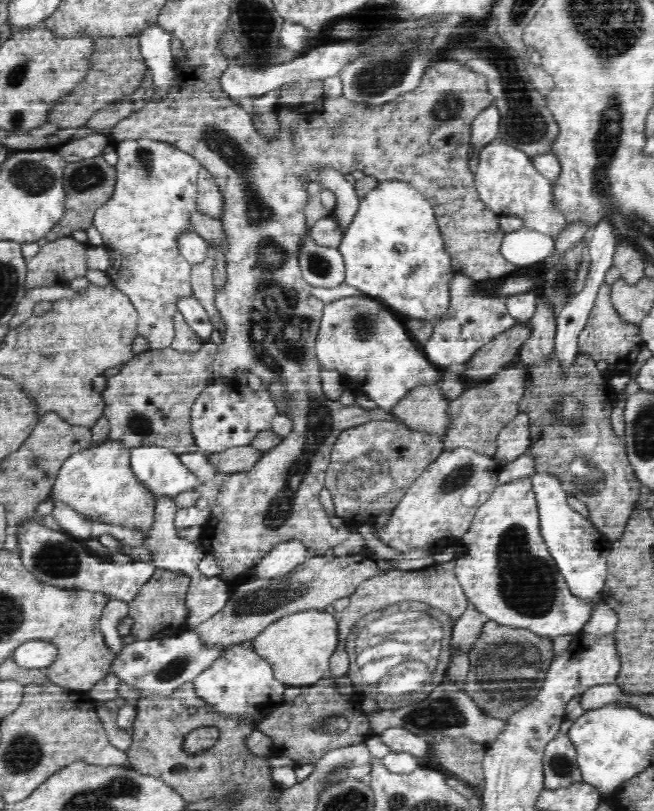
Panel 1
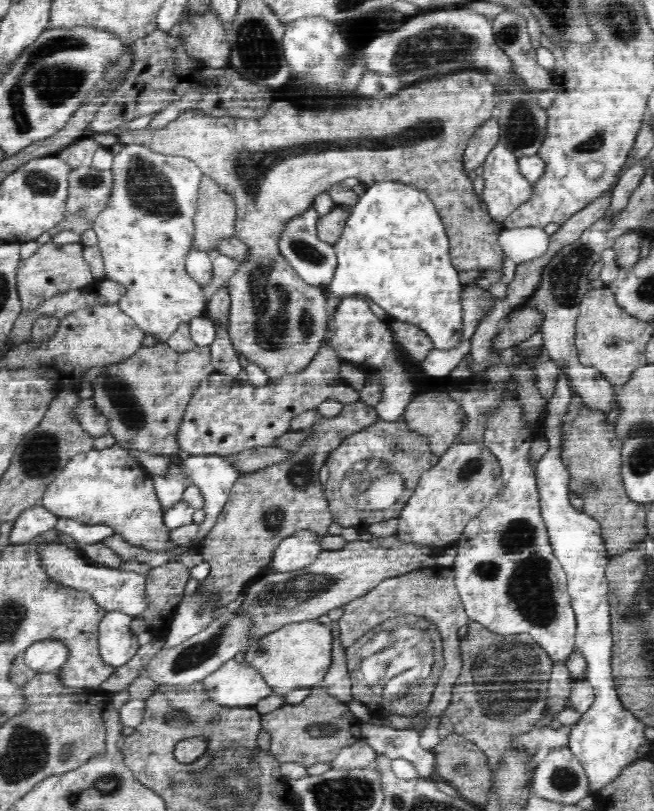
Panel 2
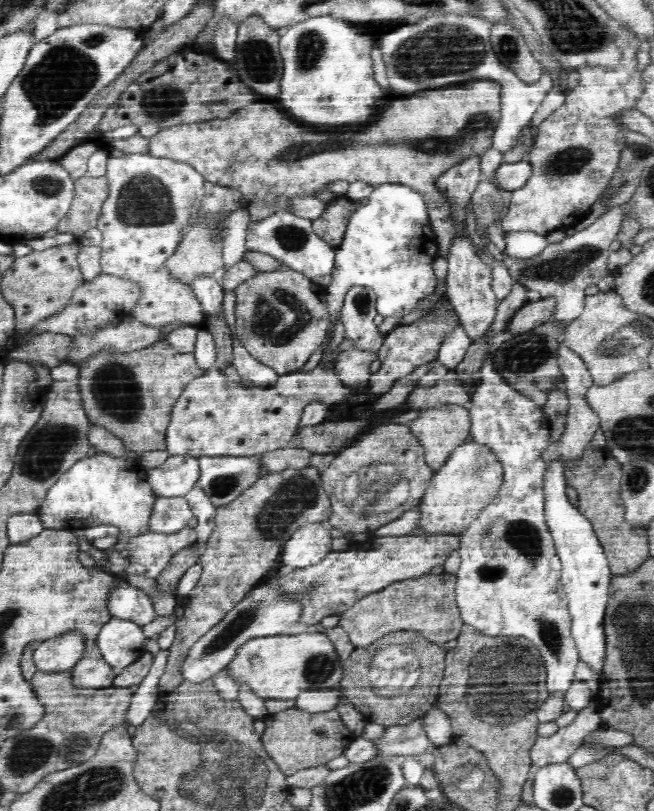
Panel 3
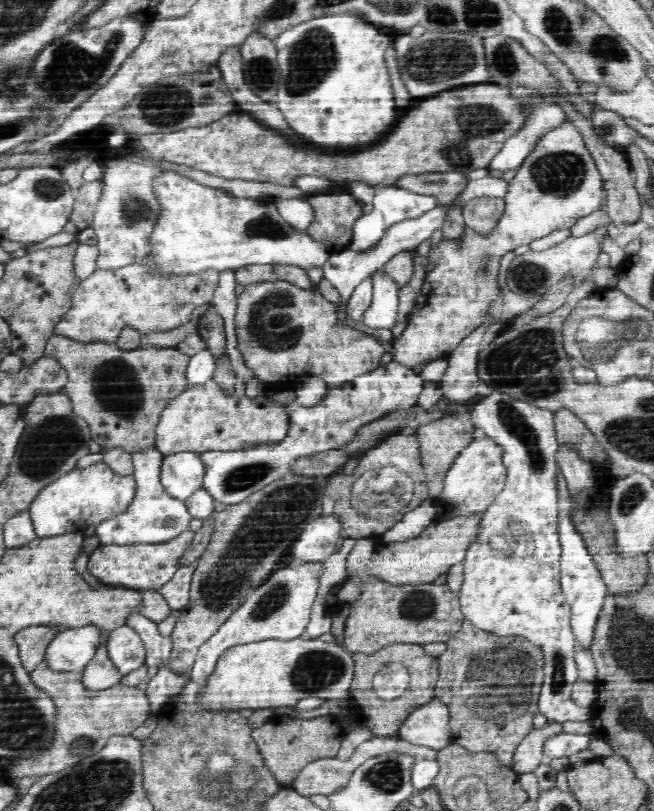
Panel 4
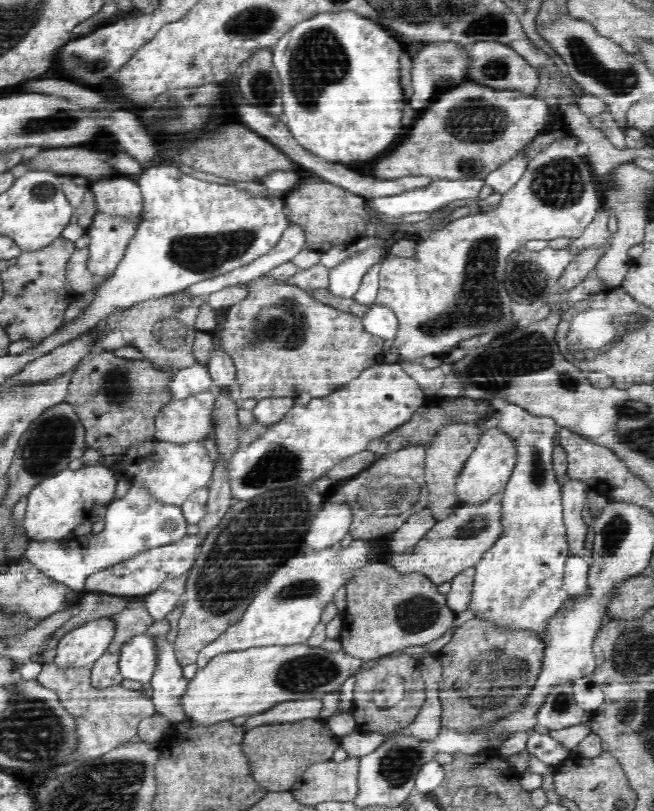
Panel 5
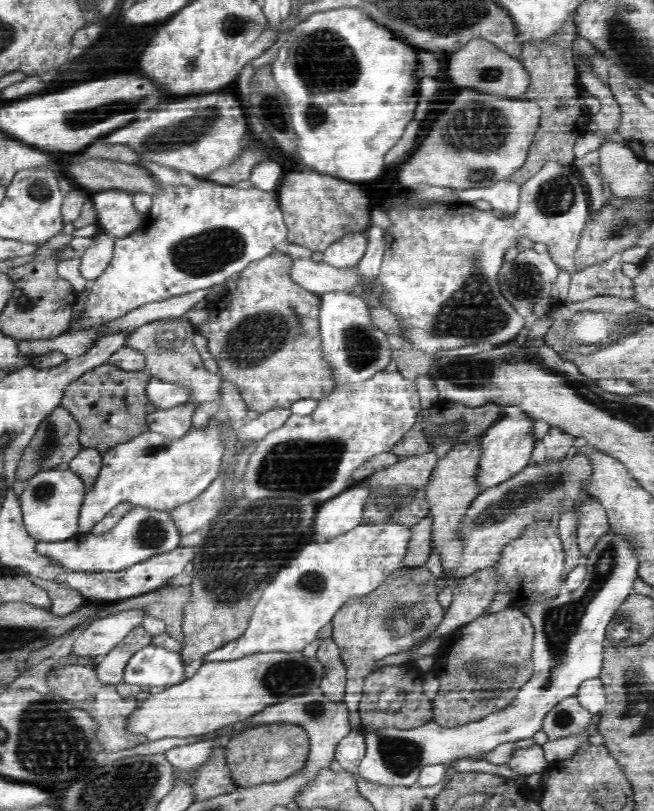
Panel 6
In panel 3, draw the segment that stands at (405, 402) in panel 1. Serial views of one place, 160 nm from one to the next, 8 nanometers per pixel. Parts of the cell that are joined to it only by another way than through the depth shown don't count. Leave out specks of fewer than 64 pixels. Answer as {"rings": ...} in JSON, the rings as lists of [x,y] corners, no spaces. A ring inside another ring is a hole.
{"rings":[[[442,405],[418,411],[421,414],[410,426],[411,432],[425,448],[426,465],[430,466],[430,469],[436,474],[442,469],[451,452],[458,448],[458,445],[466,443],[466,438],[470,435],[471,430],[471,415],[467,406],[462,405]]]}

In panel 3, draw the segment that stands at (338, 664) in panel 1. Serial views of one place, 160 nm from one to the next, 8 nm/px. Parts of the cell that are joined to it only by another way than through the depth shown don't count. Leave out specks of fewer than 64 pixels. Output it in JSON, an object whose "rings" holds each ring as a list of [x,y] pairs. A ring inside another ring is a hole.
{"rings":[[[443,572],[439,575],[423,573],[422,576],[394,581],[386,588],[366,594],[355,601],[346,612],[339,614],[339,625],[348,634],[350,642],[362,651],[382,636],[399,629],[417,629],[422,636],[443,646],[455,639],[464,626],[455,597],[457,575]],[[423,716],[414,722],[385,727],[384,734],[373,742],[377,751],[392,754],[396,759],[407,756],[417,757],[430,750],[430,741],[422,726]]]}

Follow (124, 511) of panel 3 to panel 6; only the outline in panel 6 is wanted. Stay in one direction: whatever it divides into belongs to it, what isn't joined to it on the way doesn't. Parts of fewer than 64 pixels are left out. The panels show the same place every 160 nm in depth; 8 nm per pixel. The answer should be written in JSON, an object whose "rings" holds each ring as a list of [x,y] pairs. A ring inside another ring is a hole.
{"rings":[[[70,470],[39,471],[33,479],[25,483],[25,489],[19,496],[23,523],[28,535],[37,542],[46,543],[69,540],[79,534],[79,516],[86,492],[82,478]]]}

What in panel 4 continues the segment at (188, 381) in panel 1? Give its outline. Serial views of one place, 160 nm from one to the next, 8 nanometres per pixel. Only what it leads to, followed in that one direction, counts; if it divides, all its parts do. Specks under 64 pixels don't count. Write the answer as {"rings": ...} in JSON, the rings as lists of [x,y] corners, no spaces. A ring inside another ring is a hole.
{"rings":[[[55,334],[48,339],[44,354],[54,357],[58,361],[59,366],[65,368],[68,373],[68,382],[63,386],[63,390],[73,405],[73,412],[80,416],[88,425],[91,433],[93,442],[96,442],[101,450],[110,450],[110,448],[124,448],[126,452],[135,453],[142,452],[147,448],[154,447],[157,443],[157,427],[158,422],[161,419],[161,414],[164,408],[174,399],[177,398],[181,392],[184,392],[188,388],[188,375],[187,368],[191,356],[186,353],[180,352],[175,347],[148,347],[143,346],[138,349],[123,349],[120,350],[116,344],[110,344],[108,342],[94,342],[86,343],[78,342],[77,340],[72,340],[71,338],[62,336],[62,334]]]}

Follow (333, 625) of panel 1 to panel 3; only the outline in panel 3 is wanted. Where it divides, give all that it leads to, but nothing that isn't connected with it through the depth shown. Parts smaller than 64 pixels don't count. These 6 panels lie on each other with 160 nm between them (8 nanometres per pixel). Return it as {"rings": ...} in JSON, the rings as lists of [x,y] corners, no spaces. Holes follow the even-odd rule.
{"rings":[[[313,632],[295,635],[276,635],[258,637],[244,644],[237,655],[225,666],[237,680],[238,686],[247,684],[258,698],[276,700],[294,700],[302,692],[312,689],[333,689],[340,692],[341,719],[350,732],[358,737],[364,733],[364,726],[368,723],[364,715],[350,705],[346,696],[341,692],[342,667],[334,643],[326,633]]]}

